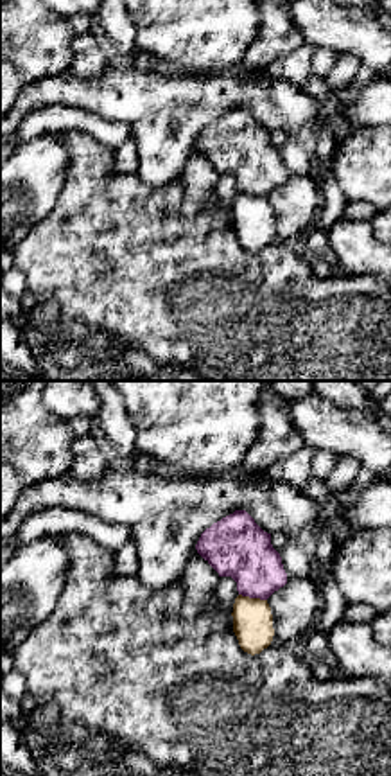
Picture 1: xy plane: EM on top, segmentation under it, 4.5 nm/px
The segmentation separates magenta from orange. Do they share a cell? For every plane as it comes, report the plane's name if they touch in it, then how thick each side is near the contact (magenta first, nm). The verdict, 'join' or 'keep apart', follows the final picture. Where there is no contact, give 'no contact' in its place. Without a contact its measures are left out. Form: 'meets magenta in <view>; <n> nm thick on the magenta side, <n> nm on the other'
meets magenta in xy; 280 nm thick on the magenta side, 180 nm on the other

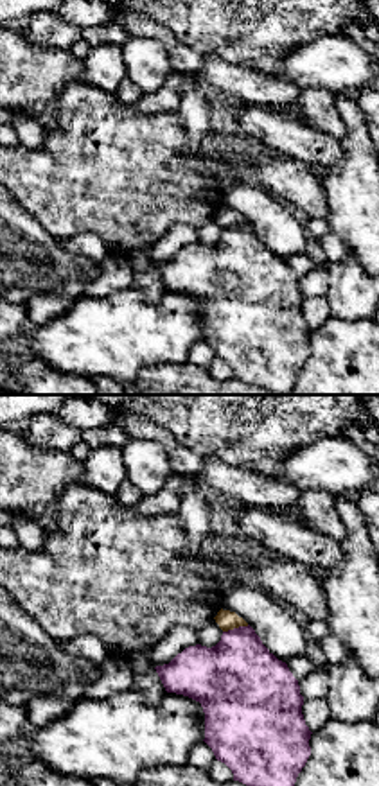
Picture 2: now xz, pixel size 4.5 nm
meets magenta in xz; 400 nm thick on the magenta side, 90 nm on the other

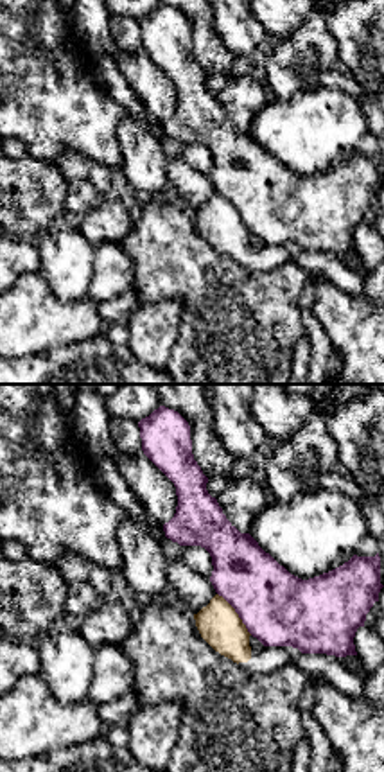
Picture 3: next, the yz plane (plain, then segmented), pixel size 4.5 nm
meets magenta in yz; 320 nm thick on the magenta side, 190 nm on the other

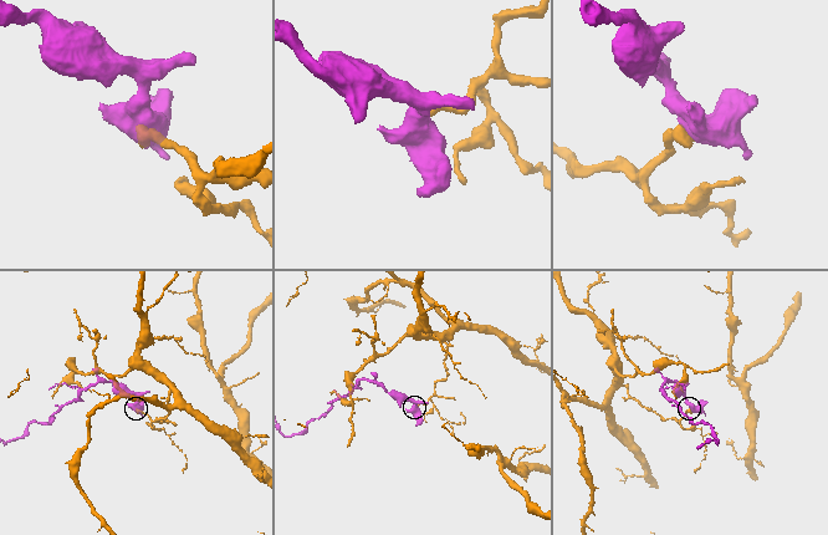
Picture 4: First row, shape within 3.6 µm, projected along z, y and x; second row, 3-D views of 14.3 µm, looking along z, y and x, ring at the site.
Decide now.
keep apart

